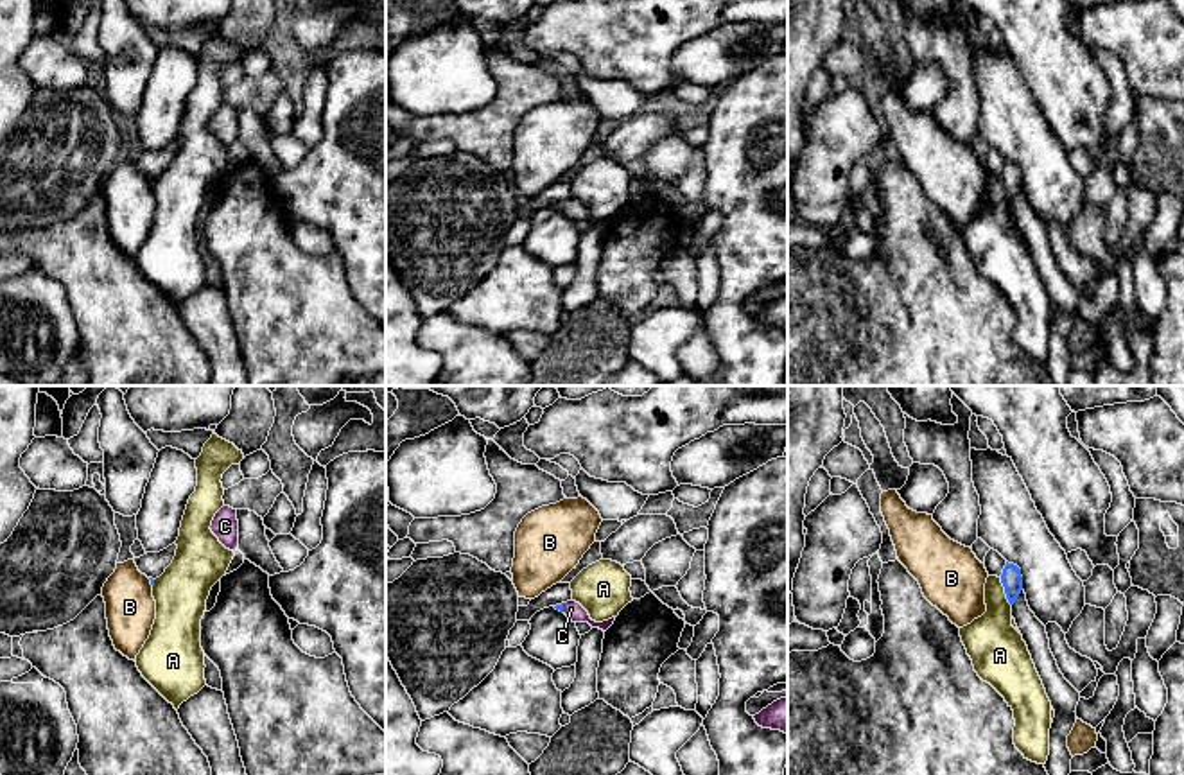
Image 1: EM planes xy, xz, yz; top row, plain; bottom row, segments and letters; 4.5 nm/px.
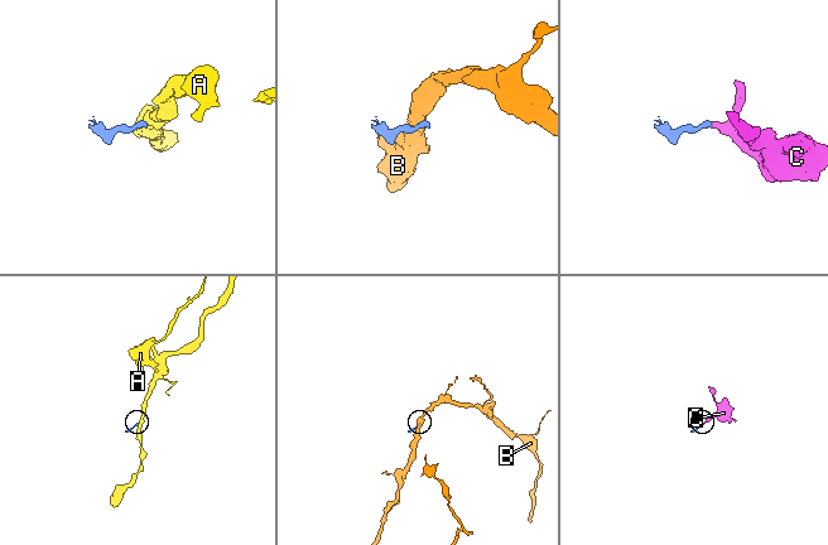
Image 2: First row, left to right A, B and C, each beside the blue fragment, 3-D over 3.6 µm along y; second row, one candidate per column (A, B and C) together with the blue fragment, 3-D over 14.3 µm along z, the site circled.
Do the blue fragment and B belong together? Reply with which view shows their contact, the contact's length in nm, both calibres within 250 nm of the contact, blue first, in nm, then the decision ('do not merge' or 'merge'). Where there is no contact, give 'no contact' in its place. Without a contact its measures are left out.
meets blue in xy; contact 40 nm long; 20 nm thick on the blue side, 220 nm on the other; do not merge

